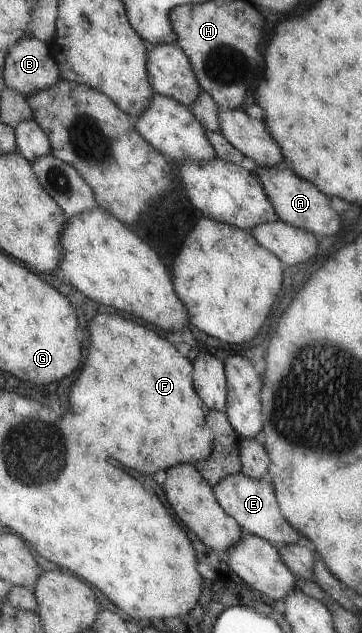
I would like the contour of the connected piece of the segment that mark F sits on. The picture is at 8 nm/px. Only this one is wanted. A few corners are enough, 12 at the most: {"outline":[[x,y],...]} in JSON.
{"outline":[[98,313],[66,447],[144,475],[206,459],[190,361]]}

